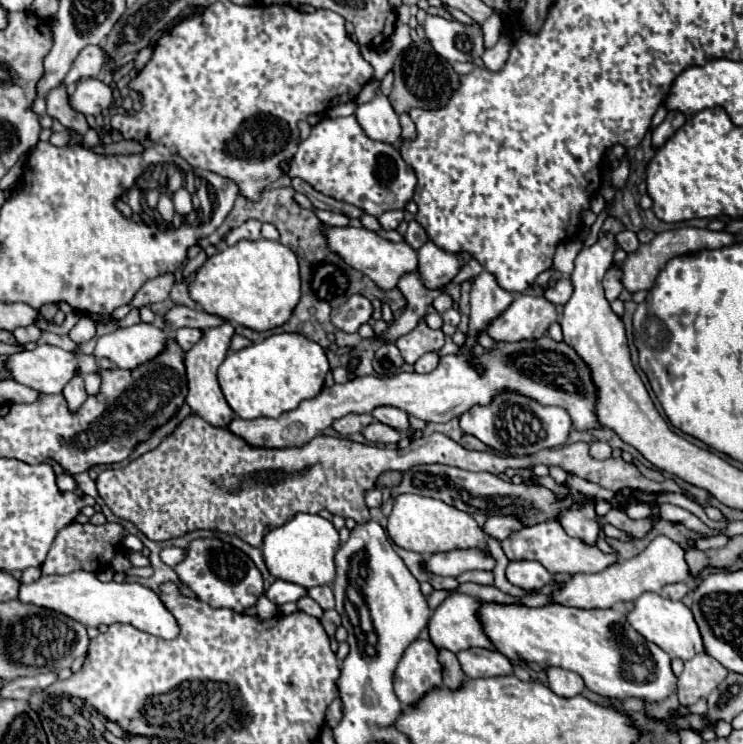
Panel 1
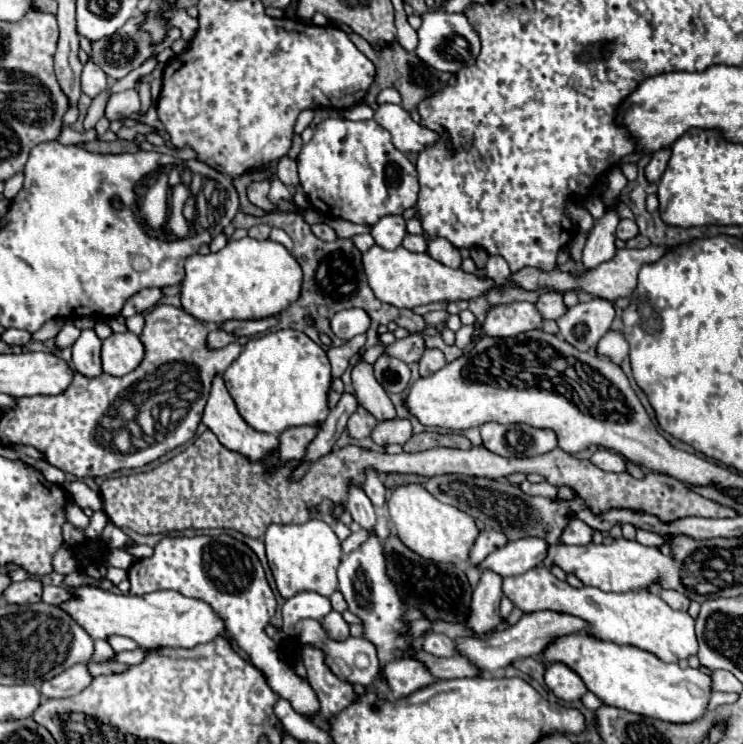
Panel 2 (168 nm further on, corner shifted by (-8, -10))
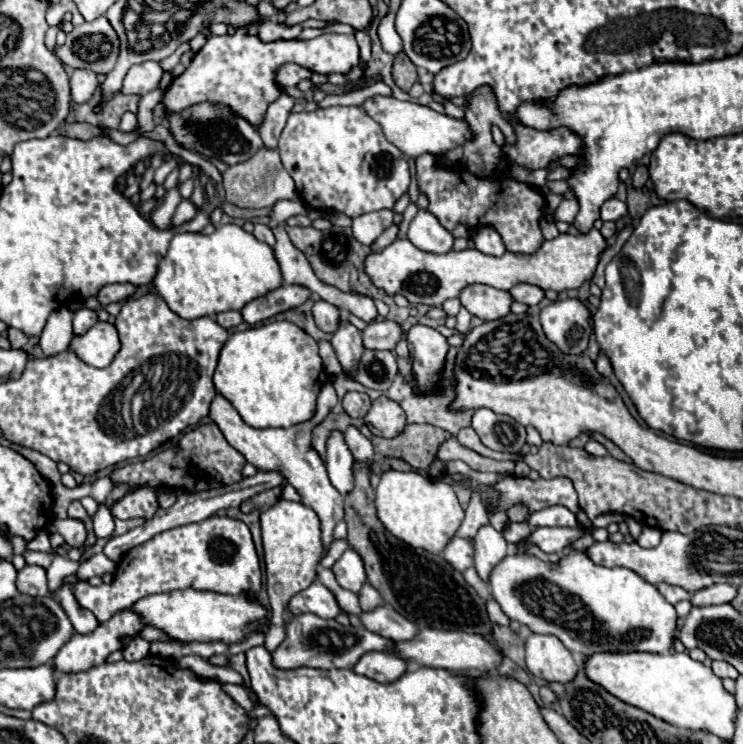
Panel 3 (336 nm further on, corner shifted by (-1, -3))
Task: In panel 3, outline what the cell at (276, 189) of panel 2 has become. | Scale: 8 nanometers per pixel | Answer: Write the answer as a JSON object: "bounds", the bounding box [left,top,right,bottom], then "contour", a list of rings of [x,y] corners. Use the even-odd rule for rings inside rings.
{"bounds":[166,102,262,166],"contour":[[[210,102],[192,104],[192,106],[184,108],[182,112],[166,112],[166,120],[170,126],[170,134],[178,146],[192,150],[208,160],[218,158],[230,166],[254,156],[262,144],[262,138],[260,138],[256,126],[252,126],[248,120],[238,116],[226,104],[210,104]]]}

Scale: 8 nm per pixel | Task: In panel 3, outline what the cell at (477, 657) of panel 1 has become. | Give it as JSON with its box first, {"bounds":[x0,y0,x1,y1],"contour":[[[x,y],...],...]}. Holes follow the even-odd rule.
{"bounds":[272,614,388,670],"contour":[[[300,614],[288,622],[284,642],[272,652],[272,664],[282,670],[292,670],[292,668],[302,668],[302,666],[322,668],[322,670],[352,668],[352,664],[356,664],[356,660],[364,652],[370,652],[370,650],[382,652],[384,648],[388,648],[388,640],[382,636],[376,636],[374,632],[368,632],[364,626],[344,628],[336,620],[324,620],[320,616]]]}

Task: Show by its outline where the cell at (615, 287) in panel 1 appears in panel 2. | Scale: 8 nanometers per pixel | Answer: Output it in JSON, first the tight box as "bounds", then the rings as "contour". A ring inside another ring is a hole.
{"bounds":[557,297,615,351],"contour":[[[593,297],[587,303],[577,303],[557,321],[559,335],[581,351],[591,351],[597,341],[611,329],[615,319],[615,305],[607,299]]]}

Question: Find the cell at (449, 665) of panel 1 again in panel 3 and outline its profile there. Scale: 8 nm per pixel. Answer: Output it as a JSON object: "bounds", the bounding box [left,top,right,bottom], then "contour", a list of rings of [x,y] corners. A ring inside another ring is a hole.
{"bounds":[360,606,418,640],"contour":[[[378,606],[370,612],[362,612],[360,620],[370,632],[388,640],[412,640],[418,628],[410,620],[404,620],[392,606]]]}

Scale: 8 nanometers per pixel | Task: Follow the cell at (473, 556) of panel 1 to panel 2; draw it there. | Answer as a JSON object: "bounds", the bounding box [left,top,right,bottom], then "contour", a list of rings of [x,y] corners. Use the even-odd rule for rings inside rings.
{"bounds":[477,539,547,577],"contour":[[[519,539],[511,541],[499,549],[495,549],[491,555],[487,555],[477,569],[493,571],[501,577],[521,575],[533,567],[537,567],[543,561],[543,555],[547,553],[547,543],[543,539]]]}

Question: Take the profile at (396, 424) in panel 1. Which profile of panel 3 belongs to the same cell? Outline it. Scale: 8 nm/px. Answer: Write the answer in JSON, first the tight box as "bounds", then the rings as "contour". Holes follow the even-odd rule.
{"bounds":[330,320,364,368],"contour":[[[340,320],[330,344],[336,350],[342,368],[352,368],[352,364],[360,358],[360,352],[364,352],[364,346],[360,344],[360,330],[348,320]]]}

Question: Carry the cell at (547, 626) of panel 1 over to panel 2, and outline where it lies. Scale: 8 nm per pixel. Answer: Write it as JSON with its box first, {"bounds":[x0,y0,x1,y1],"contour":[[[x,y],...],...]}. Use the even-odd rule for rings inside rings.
{"bounds":[539,633,711,723],"contour":[[[571,633],[553,639],[539,655],[545,667],[563,663],[573,669],[587,689],[603,703],[631,713],[655,717],[669,723],[689,723],[705,713],[711,695],[711,679],[697,669],[681,669],[677,663],[663,663],[659,657],[631,645],[601,641],[589,633]]]}

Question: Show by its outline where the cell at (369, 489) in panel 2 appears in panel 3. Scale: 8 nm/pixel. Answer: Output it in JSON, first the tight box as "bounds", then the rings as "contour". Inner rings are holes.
{"bounds":[344,426,374,464],"contour":[[[348,426],[344,432],[350,452],[354,454],[354,460],[368,460],[368,464],[374,460],[374,450],[370,440],[356,428],[356,426]]]}

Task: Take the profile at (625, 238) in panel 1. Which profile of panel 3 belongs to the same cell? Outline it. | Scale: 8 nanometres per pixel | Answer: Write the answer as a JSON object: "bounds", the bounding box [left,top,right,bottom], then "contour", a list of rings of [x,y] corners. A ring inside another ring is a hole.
{"bounds":[600,196,628,222],"contour":[[[616,196],[614,198],[608,198],[602,208],[600,208],[600,218],[606,222],[606,220],[618,220],[622,216],[626,216],[628,210],[626,210],[626,204],[620,202]]]}

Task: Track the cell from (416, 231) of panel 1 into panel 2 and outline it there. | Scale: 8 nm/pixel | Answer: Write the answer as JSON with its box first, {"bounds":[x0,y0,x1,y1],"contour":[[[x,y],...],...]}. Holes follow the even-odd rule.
{"bounds":[401,235,427,253],"contour":[[[405,235],[401,245],[405,249],[409,249],[409,251],[415,251],[415,253],[425,253],[427,251],[427,239],[425,239],[425,235]]]}

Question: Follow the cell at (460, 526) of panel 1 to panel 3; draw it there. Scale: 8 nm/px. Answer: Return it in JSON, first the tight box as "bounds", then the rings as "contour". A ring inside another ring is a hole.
{"bounds":[374,472,464,554],"contour":[[[384,472],[374,502],[376,514],[388,532],[412,548],[424,548],[432,554],[440,554],[446,548],[464,520],[464,510],[458,504],[454,486],[442,478],[426,478],[418,472]]]}

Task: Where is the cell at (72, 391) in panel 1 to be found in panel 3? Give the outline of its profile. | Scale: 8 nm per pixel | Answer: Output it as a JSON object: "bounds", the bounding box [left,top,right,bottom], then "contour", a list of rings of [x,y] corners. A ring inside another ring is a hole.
{"bounds":[74,308,98,334],"contour":[[[80,308],[74,312],[74,334],[76,332],[86,332],[92,324],[96,324],[98,312],[90,308]]]}

